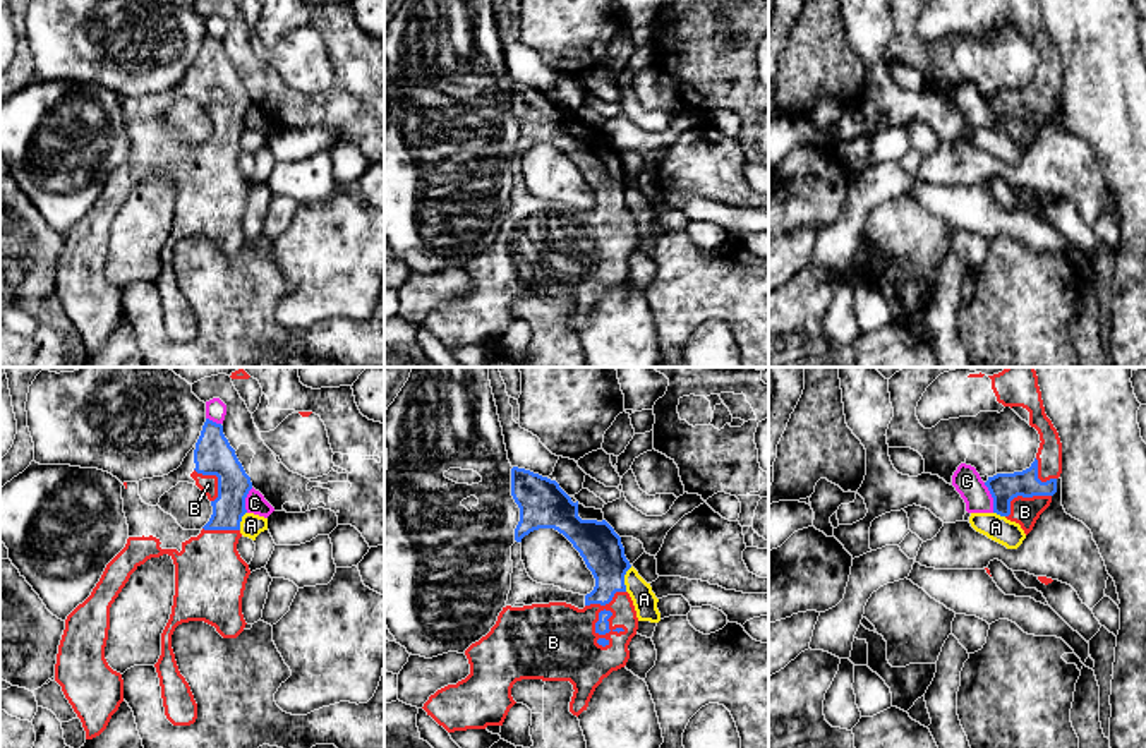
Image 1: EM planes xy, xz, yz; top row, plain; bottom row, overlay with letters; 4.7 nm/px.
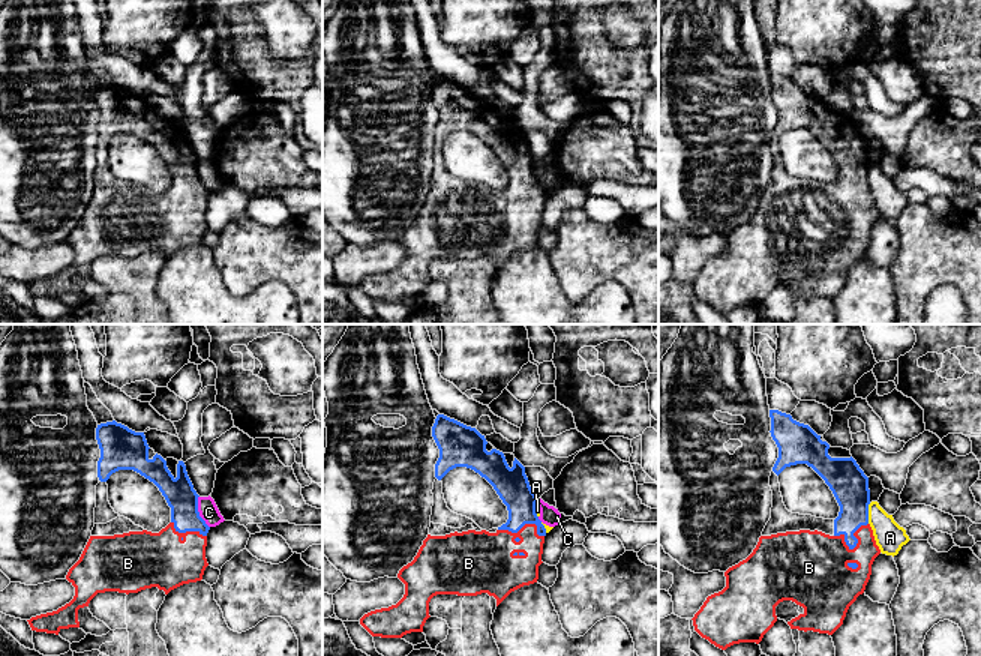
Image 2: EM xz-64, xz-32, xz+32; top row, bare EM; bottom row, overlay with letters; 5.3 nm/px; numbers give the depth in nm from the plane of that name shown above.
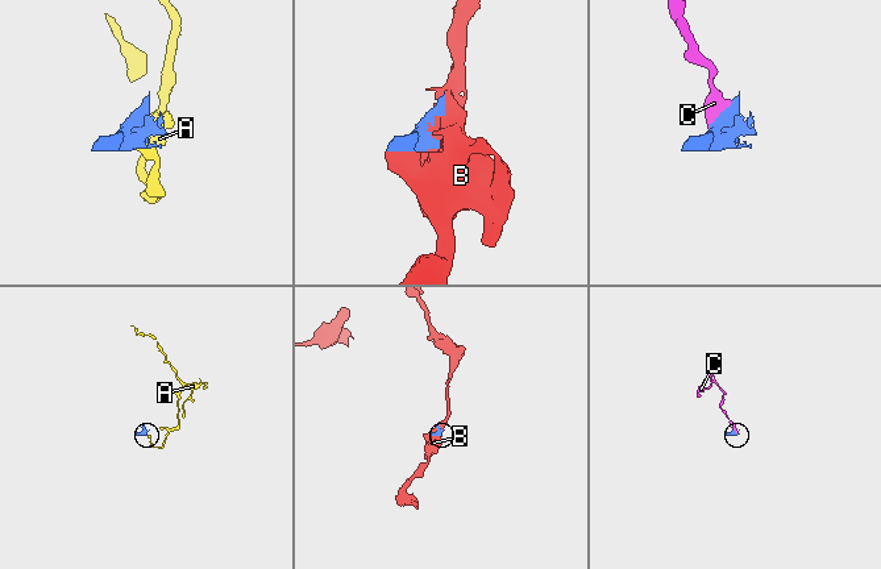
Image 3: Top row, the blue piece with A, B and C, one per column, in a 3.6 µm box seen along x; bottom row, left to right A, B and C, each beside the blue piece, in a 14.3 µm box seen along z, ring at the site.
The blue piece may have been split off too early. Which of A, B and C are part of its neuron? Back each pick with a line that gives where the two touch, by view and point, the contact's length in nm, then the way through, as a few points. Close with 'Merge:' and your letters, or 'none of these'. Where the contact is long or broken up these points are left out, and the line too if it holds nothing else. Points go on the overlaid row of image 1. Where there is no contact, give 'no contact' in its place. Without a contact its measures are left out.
B: xz (599, 616) | 300 nm
Merge: B

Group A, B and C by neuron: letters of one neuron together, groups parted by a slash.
A / B / C

